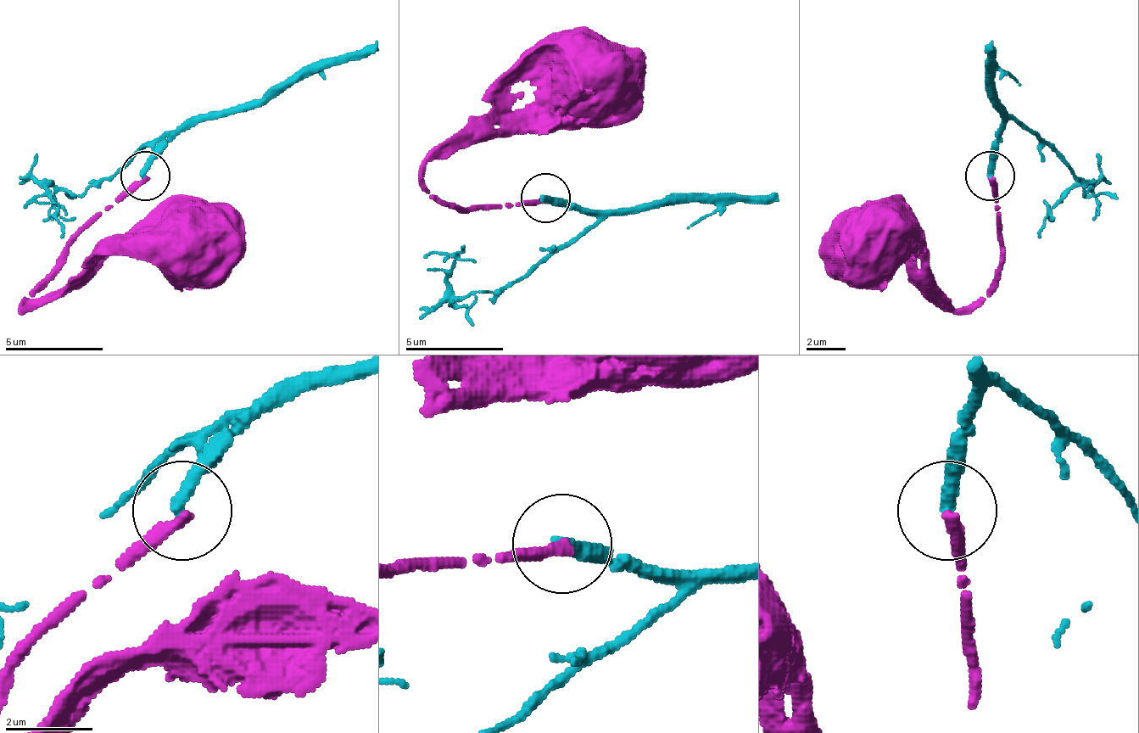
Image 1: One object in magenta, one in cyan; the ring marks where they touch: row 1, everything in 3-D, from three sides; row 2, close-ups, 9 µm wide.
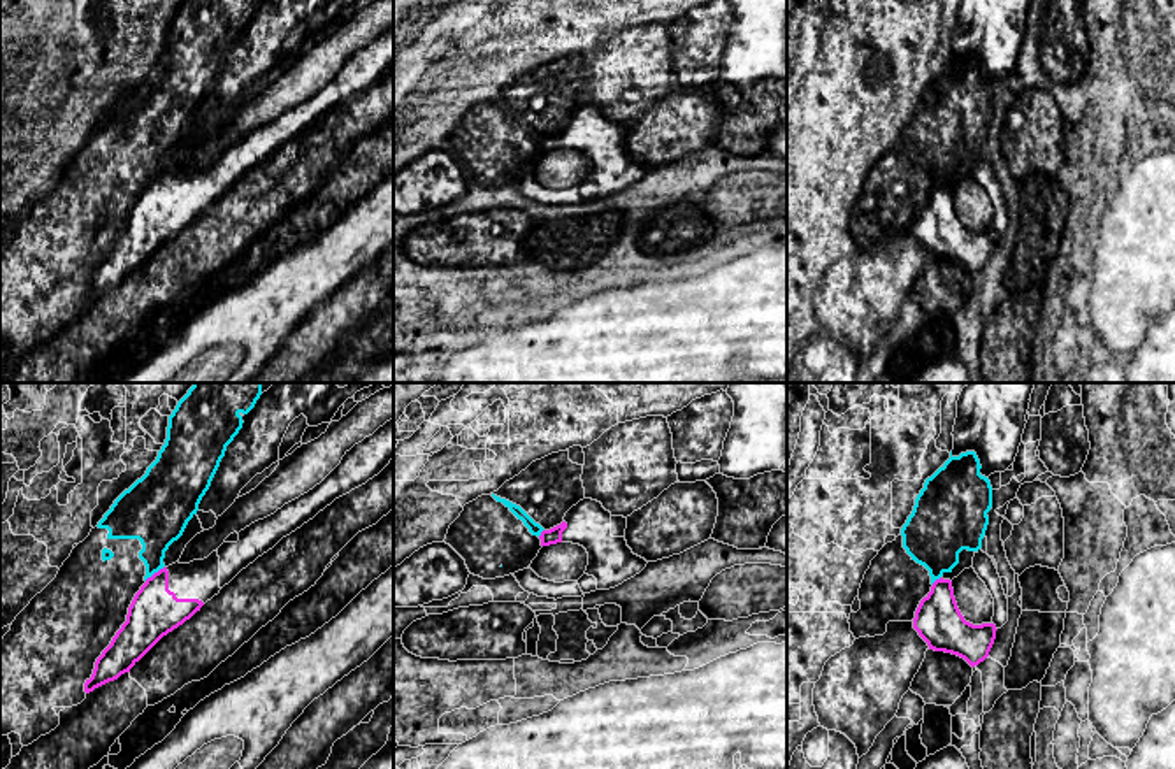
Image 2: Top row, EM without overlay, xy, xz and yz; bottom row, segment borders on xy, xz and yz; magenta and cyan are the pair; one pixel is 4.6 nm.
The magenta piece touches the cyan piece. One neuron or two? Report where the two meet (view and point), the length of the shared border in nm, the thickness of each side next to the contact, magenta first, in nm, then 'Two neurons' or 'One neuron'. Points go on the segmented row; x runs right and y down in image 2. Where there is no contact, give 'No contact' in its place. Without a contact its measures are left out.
Touches magenta at xy (155, 573). Shared border 120 nm. Thickness 240 nm (magenta) against 260 nm. Two neurons

